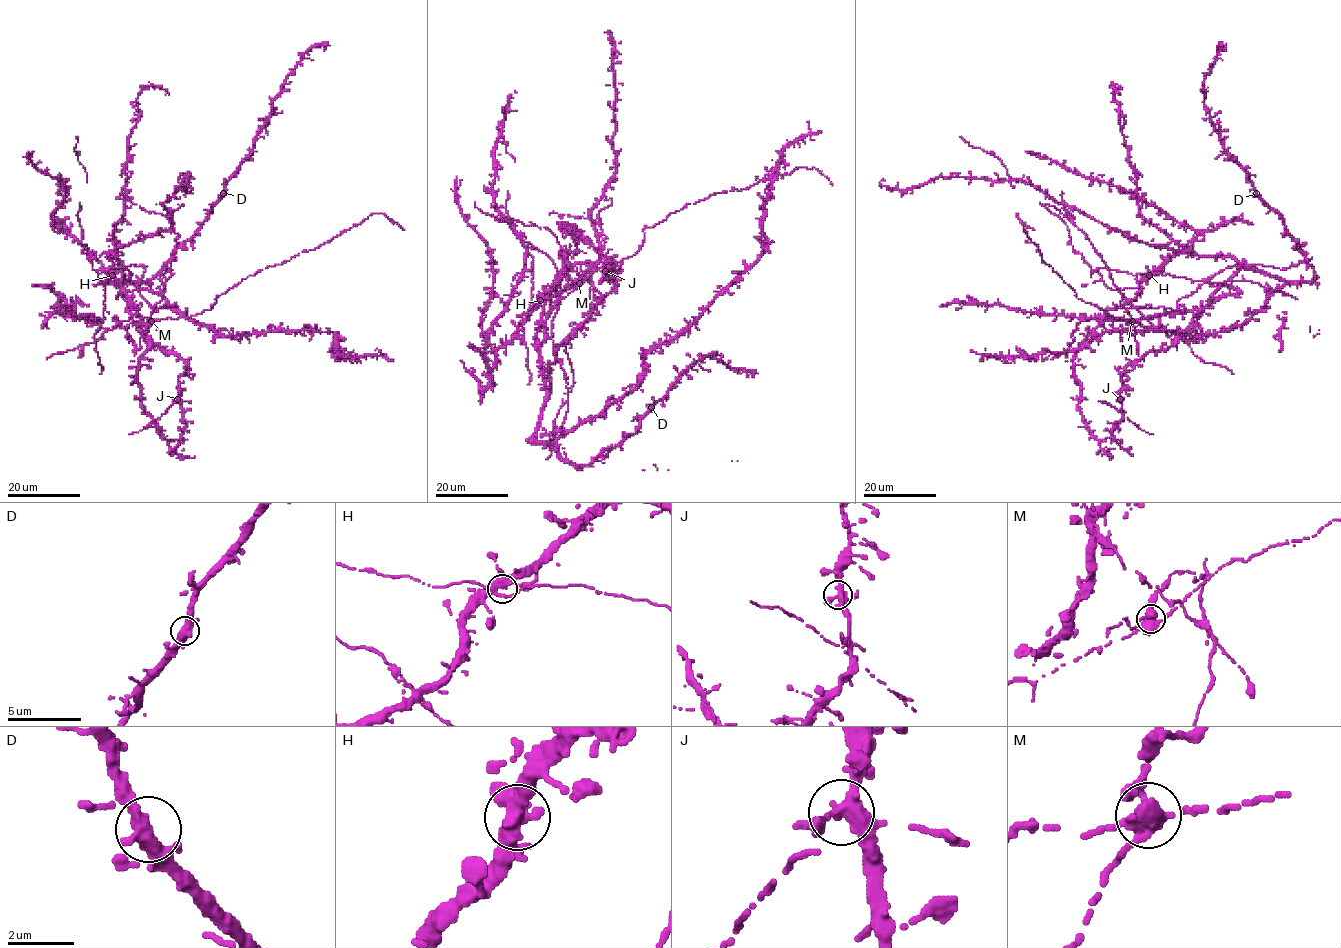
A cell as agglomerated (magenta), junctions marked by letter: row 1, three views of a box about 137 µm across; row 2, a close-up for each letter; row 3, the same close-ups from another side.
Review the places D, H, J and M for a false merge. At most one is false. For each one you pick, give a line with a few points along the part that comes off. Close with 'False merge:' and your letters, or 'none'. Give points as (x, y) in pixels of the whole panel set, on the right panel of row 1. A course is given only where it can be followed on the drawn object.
M: (1131, 320), (1120, 304), (1120, 289), (1110, 276), (1106, 263), (1086, 234), (1066, 213), (1062, 192)
False merge: M

